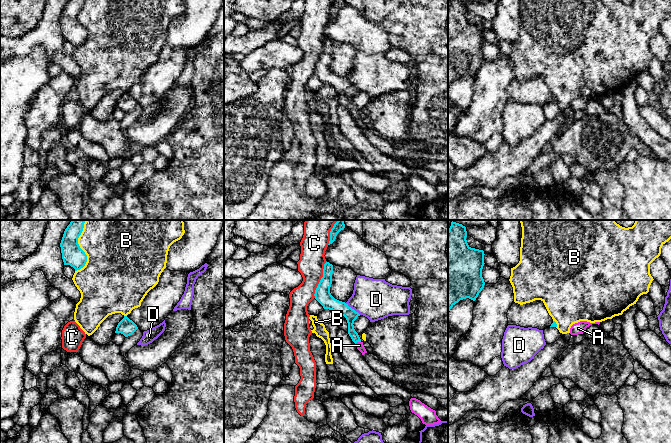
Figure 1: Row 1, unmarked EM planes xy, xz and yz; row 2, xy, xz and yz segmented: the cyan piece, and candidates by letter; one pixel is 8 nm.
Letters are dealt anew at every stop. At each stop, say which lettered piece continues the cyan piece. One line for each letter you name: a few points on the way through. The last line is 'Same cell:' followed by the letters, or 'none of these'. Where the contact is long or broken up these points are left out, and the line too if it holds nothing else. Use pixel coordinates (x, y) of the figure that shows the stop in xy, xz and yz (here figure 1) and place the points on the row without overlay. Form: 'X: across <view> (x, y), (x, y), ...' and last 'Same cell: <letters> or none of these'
A: across xz (350, 90), (351, 108), (357, 117), (359, 121)
Same cell: A

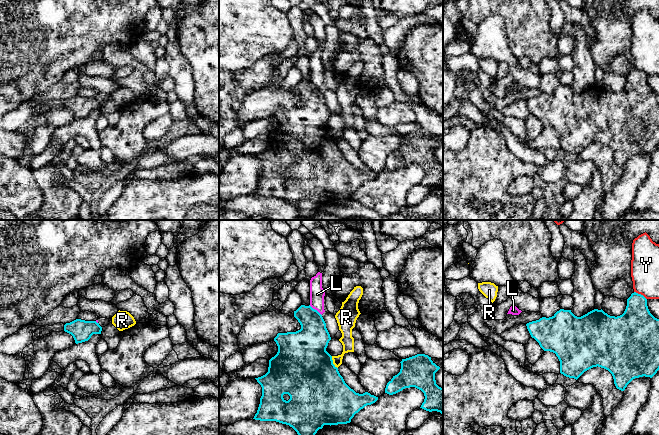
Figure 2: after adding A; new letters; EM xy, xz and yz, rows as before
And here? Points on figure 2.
Same cell: none of these

